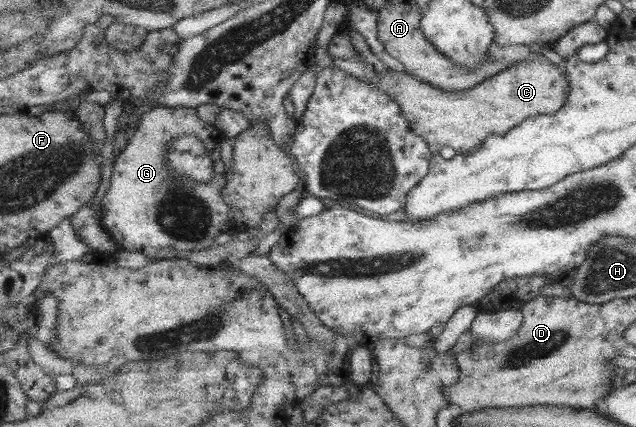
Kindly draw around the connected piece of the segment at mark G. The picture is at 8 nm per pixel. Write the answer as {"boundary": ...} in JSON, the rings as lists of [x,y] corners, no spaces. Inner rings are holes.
{"boundary":[[[156,107],[152,111],[145,113],[141,116],[140,123],[137,125],[137,130],[134,131],[133,136],[128,139],[128,144],[125,149],[116,154],[116,157],[113,162],[112,176],[111,176],[111,186],[105,193],[101,203],[99,216],[99,222],[103,228],[108,231],[112,236],[112,239],[116,241],[118,249],[122,251],[138,251],[146,255],[147,257],[152,257],[156,260],[162,259],[172,259],[176,258],[176,255],[180,251],[202,251],[202,249],[208,249],[214,244],[214,237],[218,237],[223,231],[223,225],[228,224],[229,219],[232,215],[231,207],[226,203],[225,196],[223,196],[222,190],[226,188],[226,165],[224,165],[224,160],[222,160],[222,155],[220,155],[220,149],[222,149],[222,142],[226,138],[226,135],[221,132],[214,124],[205,122],[198,114],[197,108],[183,107],[183,108],[166,108],[166,107]],[[184,134],[196,134],[206,146],[210,157],[213,158],[214,164],[214,177],[212,182],[196,182],[194,179],[190,179],[186,176],[178,176],[177,173],[173,173],[169,169],[168,164],[168,155],[170,149],[170,142],[177,137],[180,137]]]}

